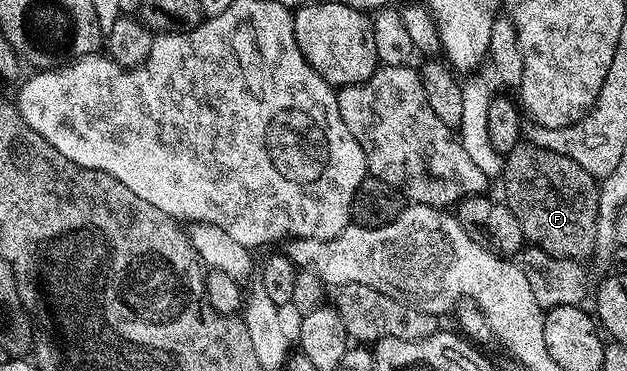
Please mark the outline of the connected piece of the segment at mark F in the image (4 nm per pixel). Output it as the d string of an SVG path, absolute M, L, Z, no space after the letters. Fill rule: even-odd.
M520 143L505 154L500 182L506 192L504 203L516 215L522 228L522 236L533 248L548 251L553 257L567 257L582 261L590 252L595 252L597 239L597 207L599 182L580 163L572 163L568 155L556 155L544 147Z

